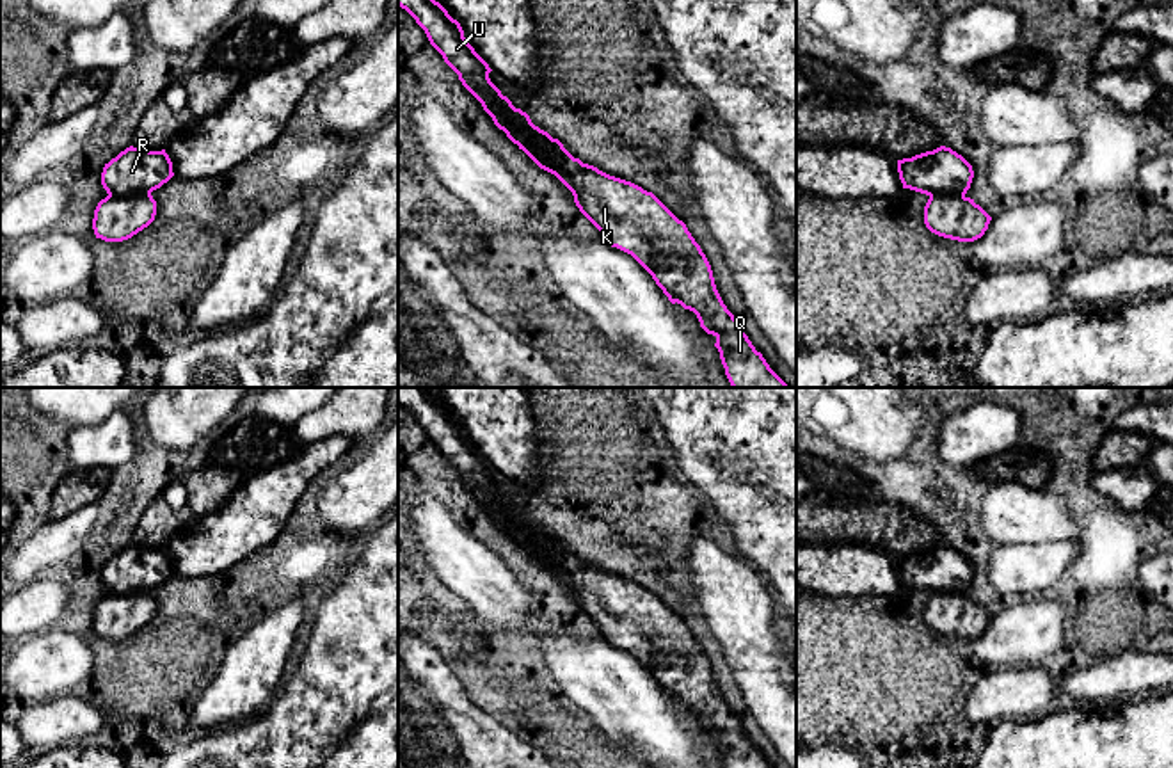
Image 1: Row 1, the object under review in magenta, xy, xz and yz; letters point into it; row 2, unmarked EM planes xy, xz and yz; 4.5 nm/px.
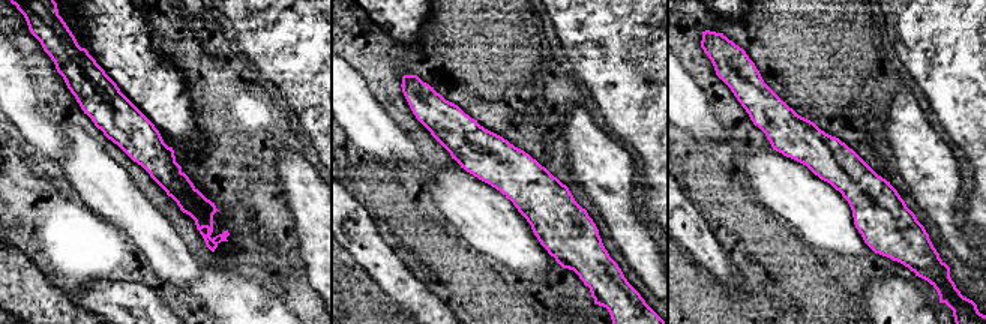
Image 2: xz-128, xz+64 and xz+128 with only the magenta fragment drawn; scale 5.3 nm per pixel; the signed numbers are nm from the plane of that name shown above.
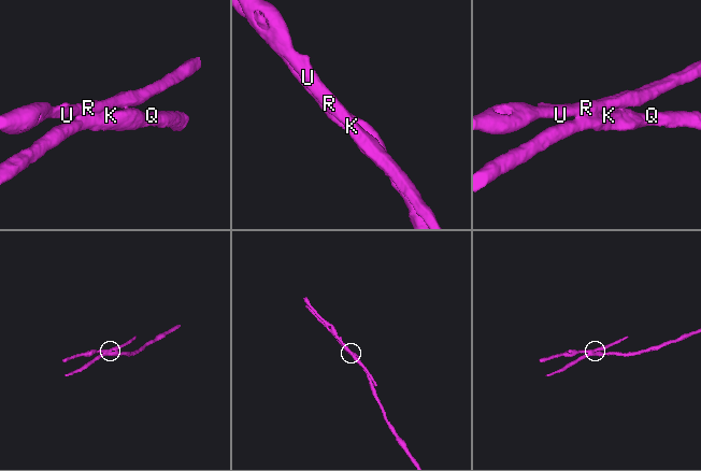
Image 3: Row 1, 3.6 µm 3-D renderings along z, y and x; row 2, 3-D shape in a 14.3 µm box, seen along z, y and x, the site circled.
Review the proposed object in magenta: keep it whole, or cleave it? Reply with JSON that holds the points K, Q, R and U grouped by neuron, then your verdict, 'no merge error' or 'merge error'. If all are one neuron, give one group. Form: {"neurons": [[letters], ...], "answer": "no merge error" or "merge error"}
{"neurons": [["K", "Q"], ["R", "U"]], "answer": "merge error"}

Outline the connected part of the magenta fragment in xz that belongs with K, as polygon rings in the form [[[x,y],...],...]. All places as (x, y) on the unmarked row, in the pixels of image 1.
[[[540,526],[530,528],[528,542],[540,553],[535,562],[572,590],[602,638],[631,652],[672,702],[697,713],[700,725],[716,736],[725,768],[771,768],[723,702],[711,663],[686,622],[652,590],[583,562]]]

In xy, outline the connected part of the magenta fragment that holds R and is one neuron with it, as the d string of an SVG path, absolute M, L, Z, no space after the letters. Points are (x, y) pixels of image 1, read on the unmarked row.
M126 546L101 571L101 583L108 594L151 592L174 574L165 548L149 549Z

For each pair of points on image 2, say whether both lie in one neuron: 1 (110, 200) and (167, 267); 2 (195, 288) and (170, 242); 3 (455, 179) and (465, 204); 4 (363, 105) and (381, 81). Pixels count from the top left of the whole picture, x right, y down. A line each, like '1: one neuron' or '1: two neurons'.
1: one neuron
2: two neurons
3: one neuron
4: two neurons

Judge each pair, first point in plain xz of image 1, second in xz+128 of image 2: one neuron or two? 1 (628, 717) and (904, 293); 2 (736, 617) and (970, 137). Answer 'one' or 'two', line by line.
1: two
2: two

